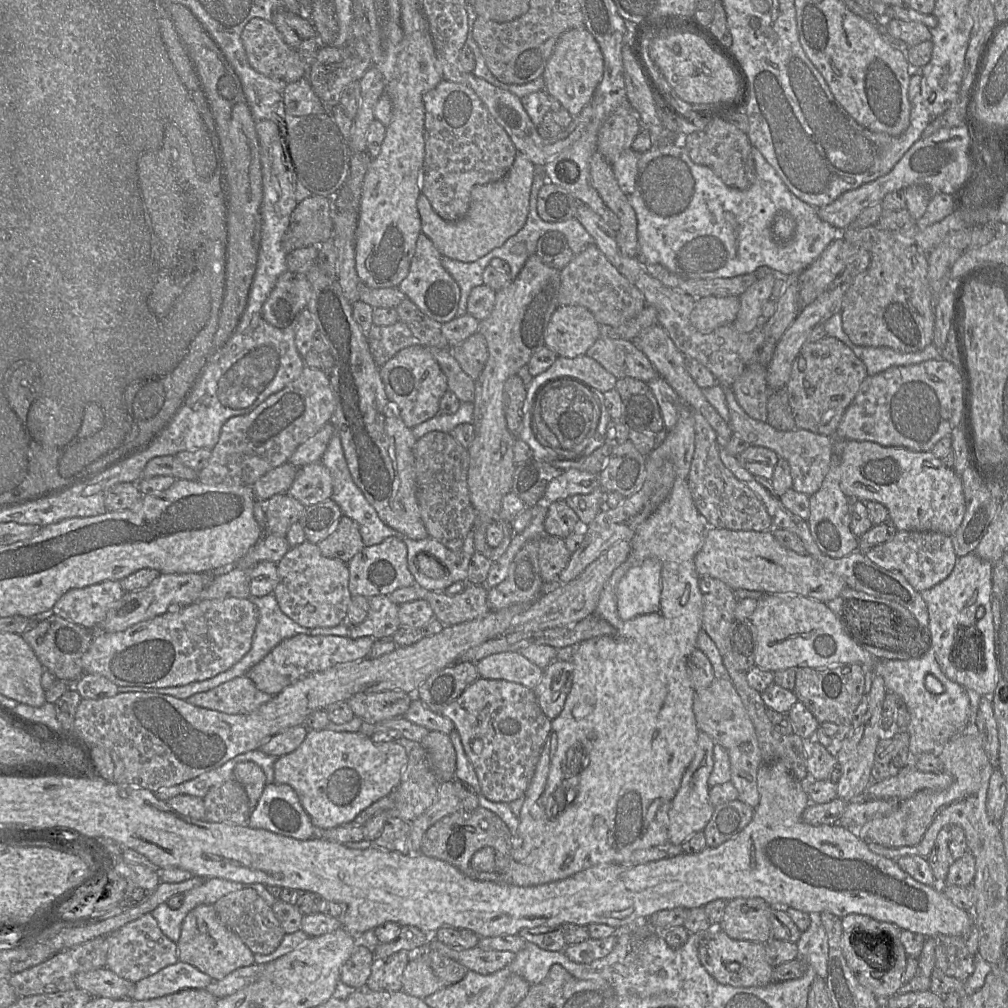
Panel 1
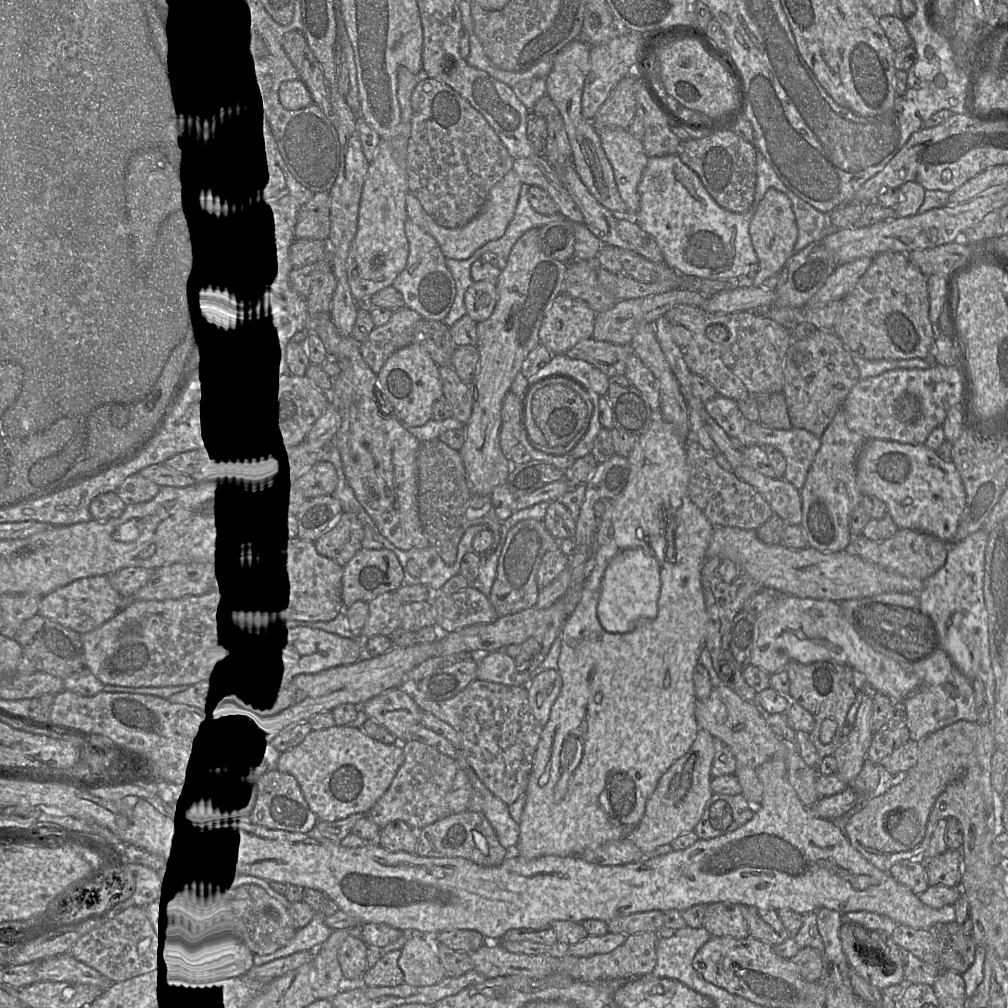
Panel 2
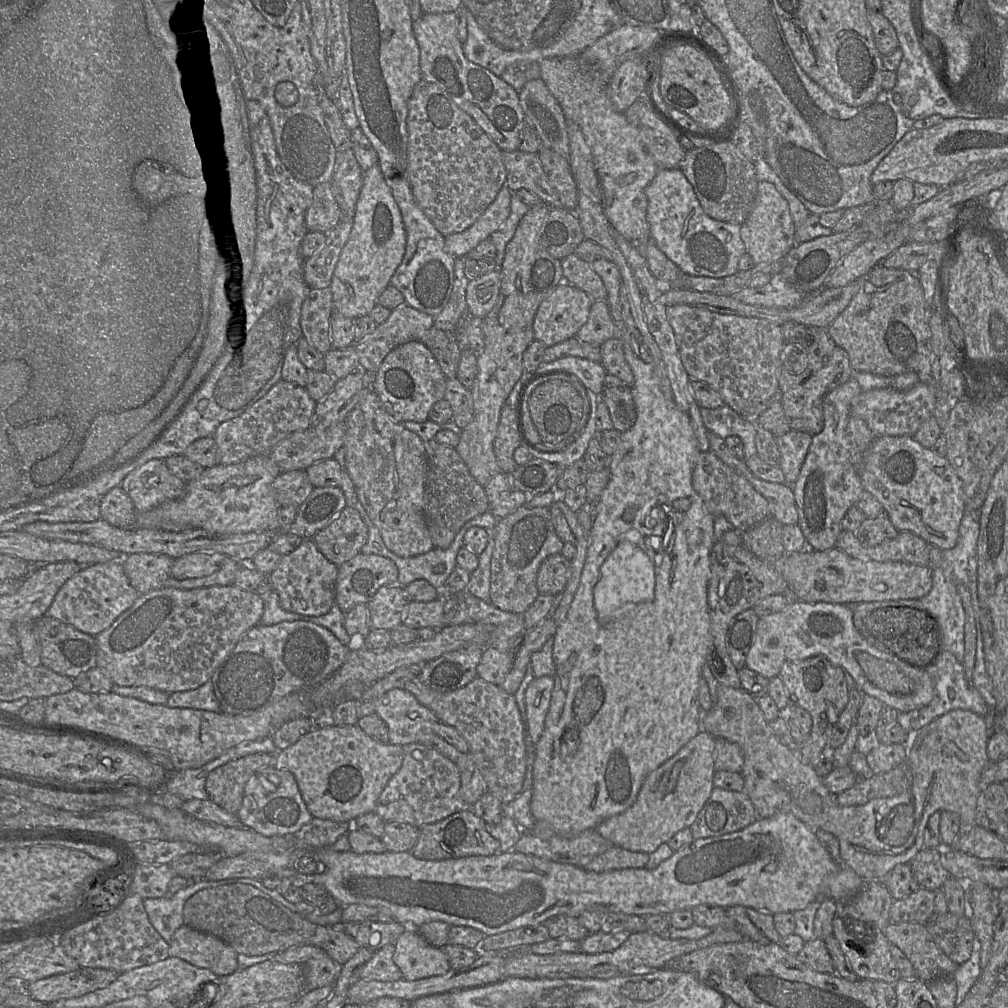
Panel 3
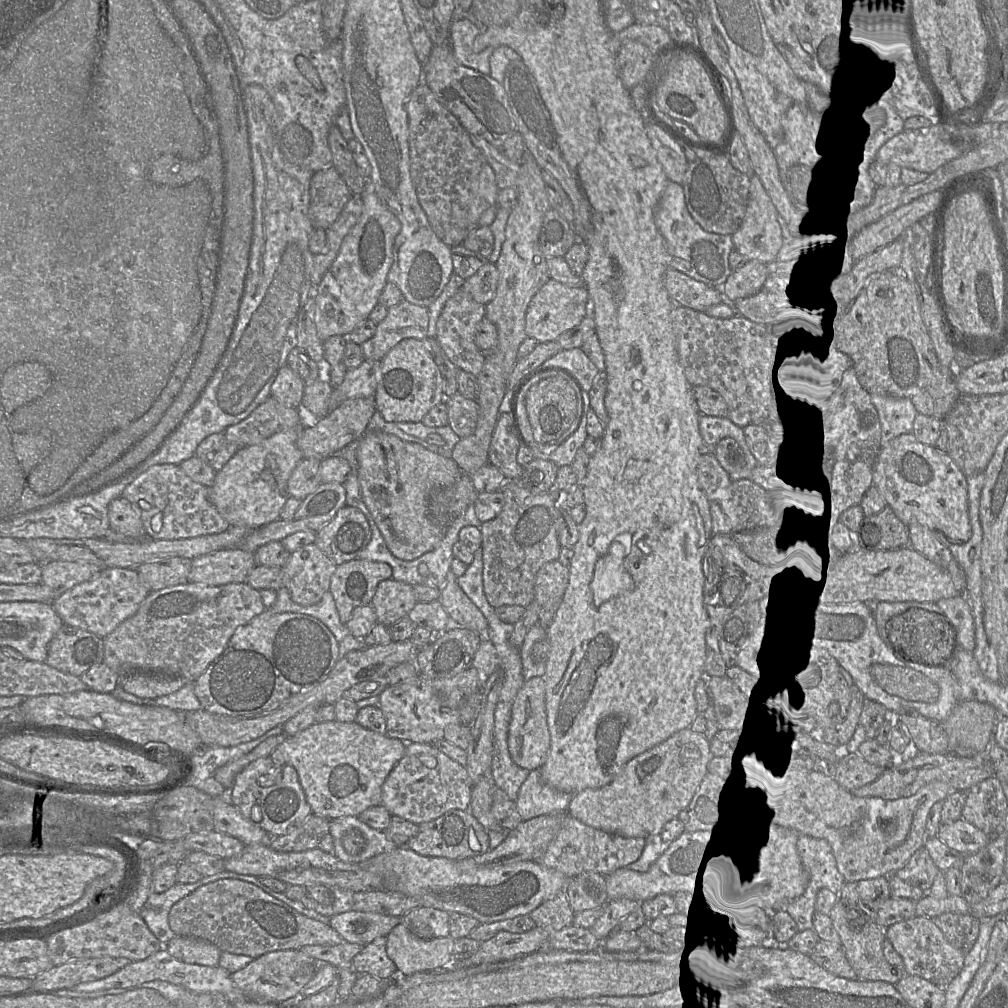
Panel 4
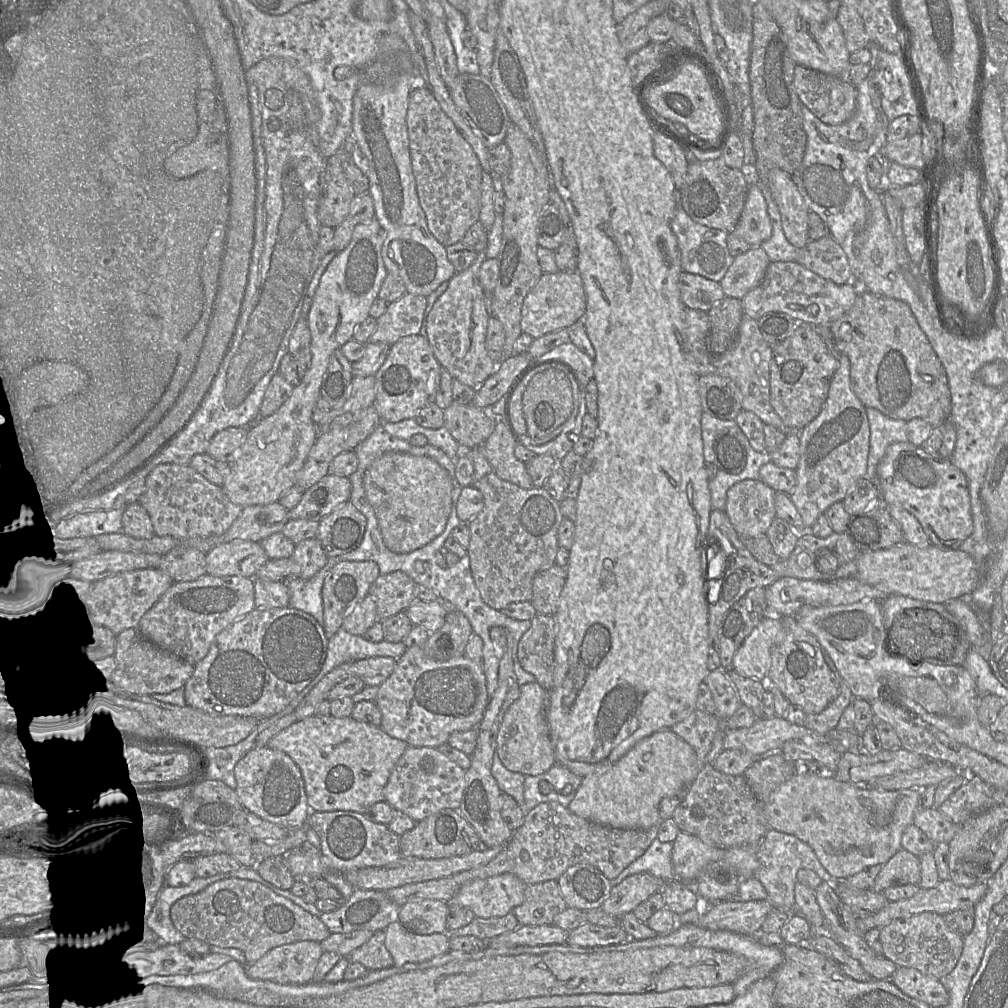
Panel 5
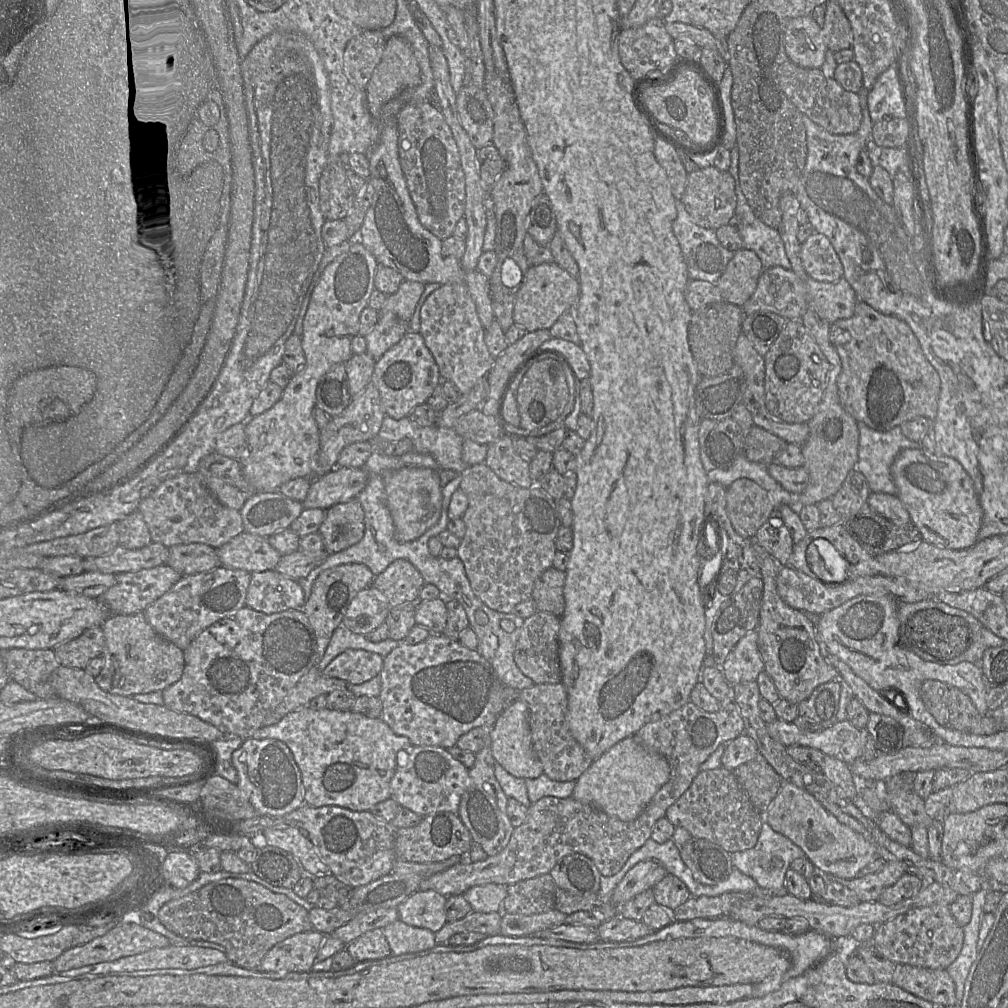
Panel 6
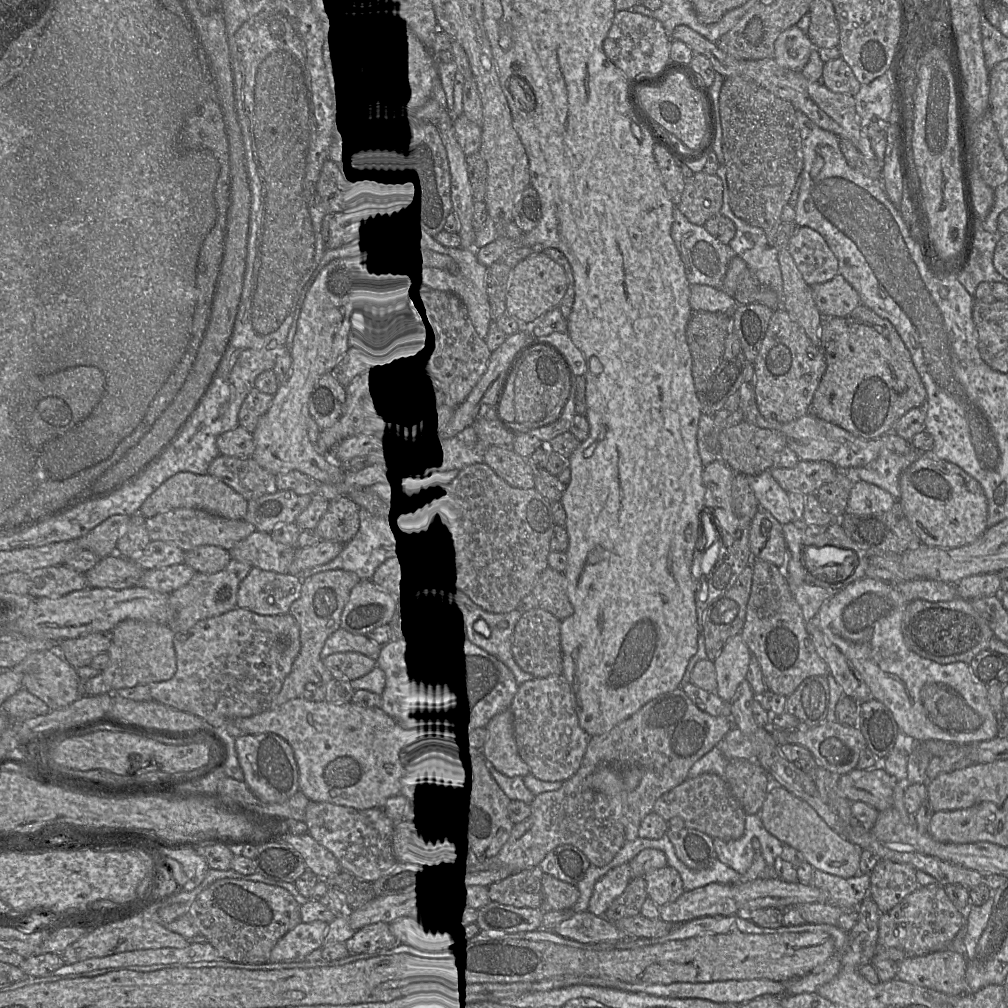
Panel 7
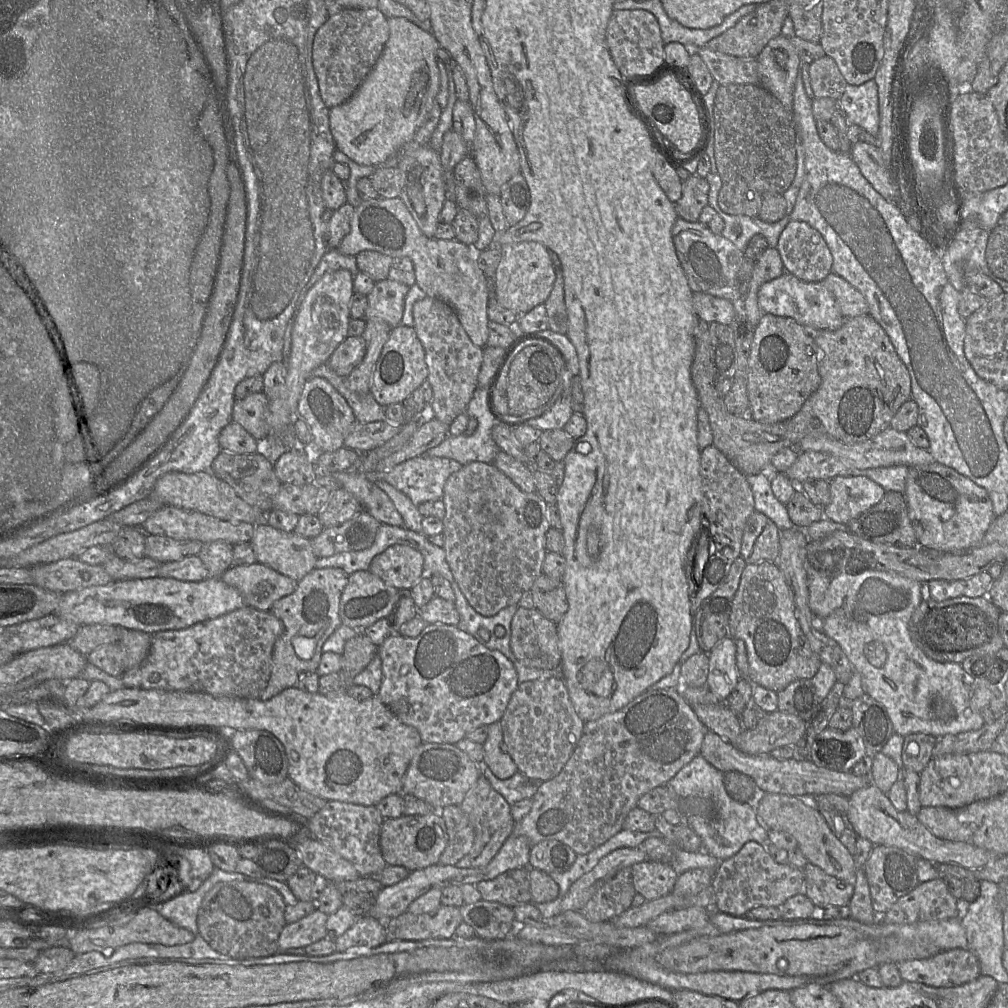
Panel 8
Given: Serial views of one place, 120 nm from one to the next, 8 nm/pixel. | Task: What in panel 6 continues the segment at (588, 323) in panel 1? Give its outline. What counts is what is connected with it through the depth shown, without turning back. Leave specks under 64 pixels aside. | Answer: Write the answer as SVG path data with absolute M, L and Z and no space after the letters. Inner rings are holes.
M554 262L531 265L519 288L513 308L514 323L527 332L550 329L565 312L572 312L580 294L577 278Z

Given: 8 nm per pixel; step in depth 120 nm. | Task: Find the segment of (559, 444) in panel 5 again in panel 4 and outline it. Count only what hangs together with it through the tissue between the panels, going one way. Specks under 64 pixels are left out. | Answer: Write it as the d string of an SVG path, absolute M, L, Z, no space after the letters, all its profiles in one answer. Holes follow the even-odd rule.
M581 389L583 398L583 413L577 430L558 446L548 446L548 449L536 448L532 446L535 443L525 443L535 452L543 453L544 460L553 461L558 467L571 465L574 457L584 441L588 437L586 424L587 414L591 409L589 394L586 390Z

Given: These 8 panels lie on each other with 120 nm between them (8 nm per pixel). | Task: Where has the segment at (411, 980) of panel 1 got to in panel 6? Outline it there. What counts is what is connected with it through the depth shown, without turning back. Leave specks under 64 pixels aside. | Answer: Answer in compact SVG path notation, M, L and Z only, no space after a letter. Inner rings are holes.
M399 919L382 928L382 931L391 954L395 956L430 950L437 945L434 932L410 926Z

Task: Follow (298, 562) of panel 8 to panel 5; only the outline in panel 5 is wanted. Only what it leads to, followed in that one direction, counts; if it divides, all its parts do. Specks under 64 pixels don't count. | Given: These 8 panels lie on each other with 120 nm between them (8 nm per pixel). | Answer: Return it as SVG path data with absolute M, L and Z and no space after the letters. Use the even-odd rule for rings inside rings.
M233 540L221 544L206 554L206 573L215 577L243 576L256 577L259 569L269 561L260 542Z

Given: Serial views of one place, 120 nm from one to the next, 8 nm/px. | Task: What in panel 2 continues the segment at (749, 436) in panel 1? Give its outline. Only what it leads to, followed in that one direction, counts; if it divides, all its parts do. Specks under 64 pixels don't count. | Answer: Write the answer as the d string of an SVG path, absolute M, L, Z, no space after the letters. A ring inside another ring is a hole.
M751 422L749 433L756 444L771 445L782 453L786 460L783 478L800 491L820 448L820 437L805 429L780 430L766 427L760 422Z

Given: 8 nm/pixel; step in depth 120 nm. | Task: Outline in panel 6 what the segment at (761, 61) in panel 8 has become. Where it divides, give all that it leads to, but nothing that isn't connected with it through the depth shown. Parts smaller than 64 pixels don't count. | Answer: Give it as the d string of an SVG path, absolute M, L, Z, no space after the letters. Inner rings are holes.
M811 15L793 18L788 22L785 51L789 61L802 68L821 68L828 48L822 38L822 28Z

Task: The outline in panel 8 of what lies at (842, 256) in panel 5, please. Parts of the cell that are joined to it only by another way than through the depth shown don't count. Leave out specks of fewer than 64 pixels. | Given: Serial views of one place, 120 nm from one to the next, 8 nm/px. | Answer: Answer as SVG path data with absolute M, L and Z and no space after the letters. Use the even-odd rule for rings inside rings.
M791 220L776 247L786 272L805 282L821 282L832 273L833 258L820 233L803 221Z

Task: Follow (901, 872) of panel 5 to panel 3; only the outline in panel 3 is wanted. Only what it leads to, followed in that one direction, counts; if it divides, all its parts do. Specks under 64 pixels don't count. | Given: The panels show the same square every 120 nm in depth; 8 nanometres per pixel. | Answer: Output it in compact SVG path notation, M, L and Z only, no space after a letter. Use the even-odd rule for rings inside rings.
M923 848L909 863L912 874L921 888L937 891L951 877L942 866L940 849Z

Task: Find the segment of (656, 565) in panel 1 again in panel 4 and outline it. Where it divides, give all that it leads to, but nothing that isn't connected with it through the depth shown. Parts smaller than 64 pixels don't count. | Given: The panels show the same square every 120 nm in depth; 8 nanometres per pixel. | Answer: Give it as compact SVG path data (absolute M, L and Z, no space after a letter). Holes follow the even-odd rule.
M614 540L595 566L590 583L595 605L600 605L632 588L633 579L624 567L625 547Z

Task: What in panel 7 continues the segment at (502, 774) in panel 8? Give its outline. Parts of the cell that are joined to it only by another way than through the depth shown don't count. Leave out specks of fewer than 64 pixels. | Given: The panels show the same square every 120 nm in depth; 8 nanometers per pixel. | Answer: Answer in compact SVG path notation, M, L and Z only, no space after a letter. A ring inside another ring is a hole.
M507 709L495 716L487 729L489 742L484 749L486 761L507 777L530 774L529 766L521 759L517 749L511 710Z

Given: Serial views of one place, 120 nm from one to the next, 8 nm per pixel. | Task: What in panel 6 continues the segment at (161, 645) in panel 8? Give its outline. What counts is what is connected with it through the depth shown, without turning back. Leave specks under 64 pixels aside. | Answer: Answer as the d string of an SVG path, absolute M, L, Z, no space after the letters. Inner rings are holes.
M246 606L233 615L223 618L205 629L184 651L184 670L181 678L162 691L163 705L179 713L186 713L200 718L215 726L223 734L233 734L241 739L248 739L254 732L263 727L263 720L282 702L289 691L308 673L311 668L317 668L322 656L317 649L314 631L307 616L301 609L290 609L284 612L266 615Z

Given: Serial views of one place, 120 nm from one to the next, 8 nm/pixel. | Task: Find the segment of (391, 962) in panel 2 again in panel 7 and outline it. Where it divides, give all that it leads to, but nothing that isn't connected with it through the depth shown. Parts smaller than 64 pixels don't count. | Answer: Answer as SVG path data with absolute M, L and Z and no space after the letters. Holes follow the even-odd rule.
M377 922L356 930L345 942L345 946L350 955L356 955L389 949L397 943L397 938L392 934L390 925Z

